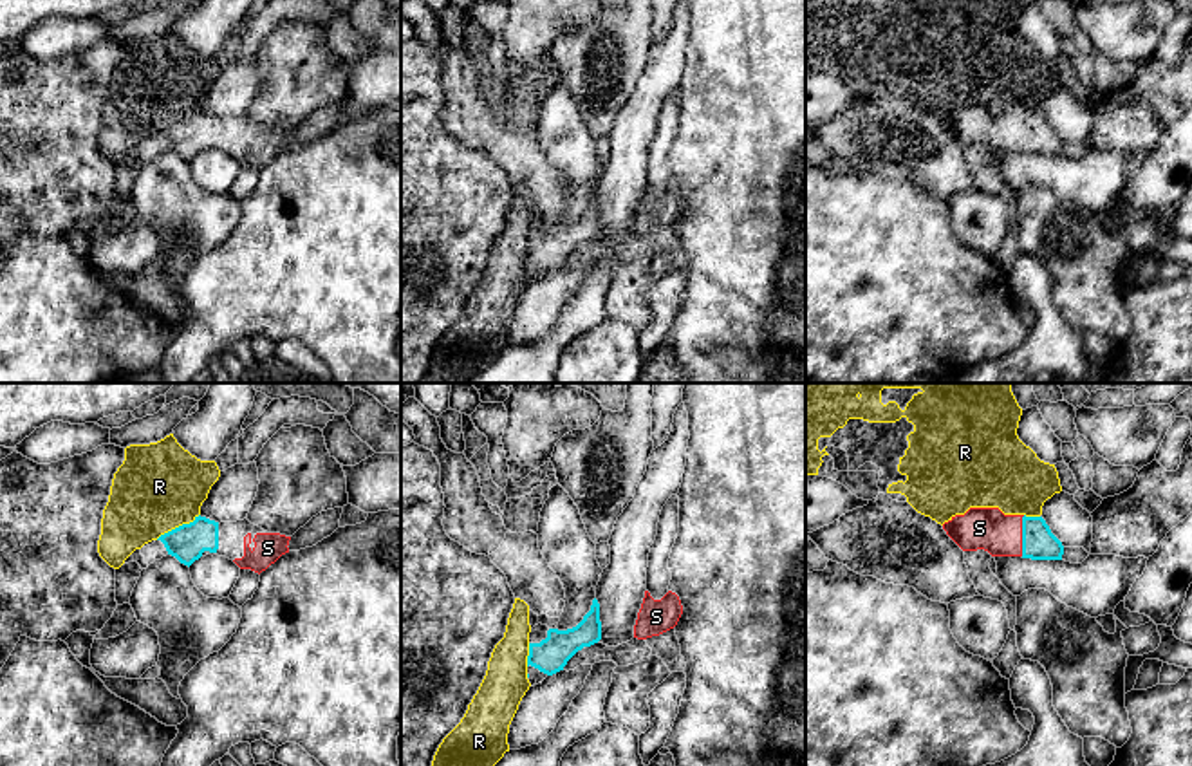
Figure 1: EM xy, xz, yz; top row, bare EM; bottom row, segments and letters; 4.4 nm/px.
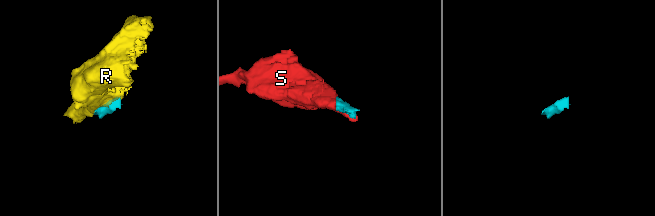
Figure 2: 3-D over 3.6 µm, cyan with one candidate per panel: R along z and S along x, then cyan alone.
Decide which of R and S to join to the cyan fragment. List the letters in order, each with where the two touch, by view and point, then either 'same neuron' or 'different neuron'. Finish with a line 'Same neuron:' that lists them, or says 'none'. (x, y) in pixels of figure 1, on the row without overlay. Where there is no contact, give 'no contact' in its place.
R: xy (179, 121) | different neuron
S: yz (1023, 130) | same neuron
Same neuron: S

